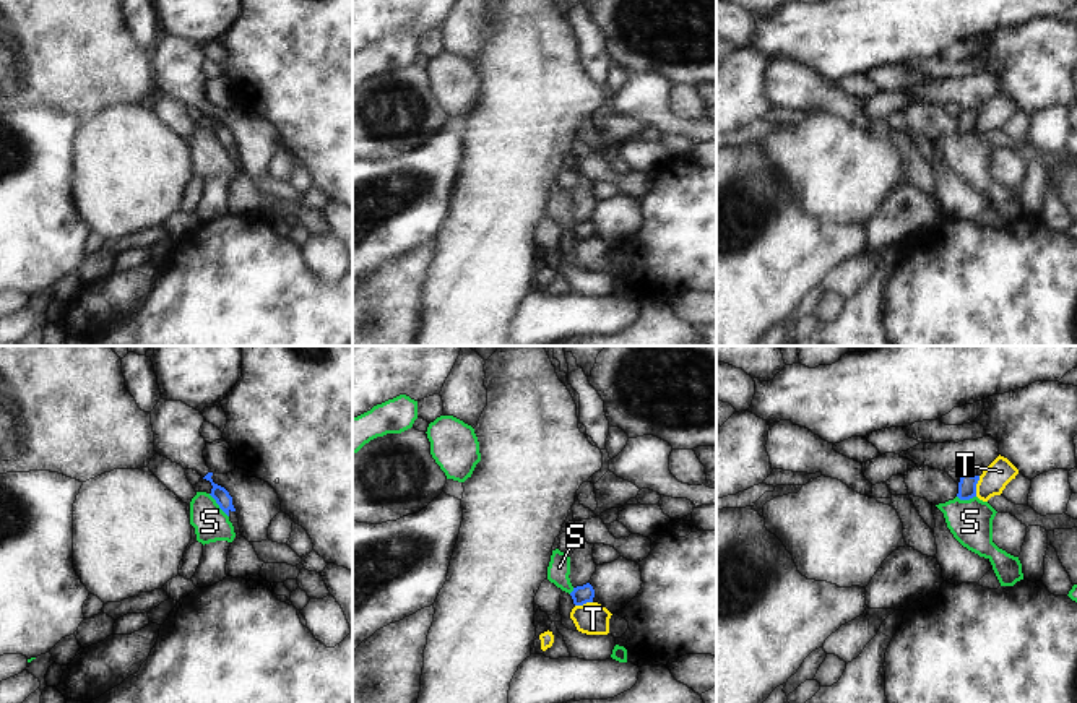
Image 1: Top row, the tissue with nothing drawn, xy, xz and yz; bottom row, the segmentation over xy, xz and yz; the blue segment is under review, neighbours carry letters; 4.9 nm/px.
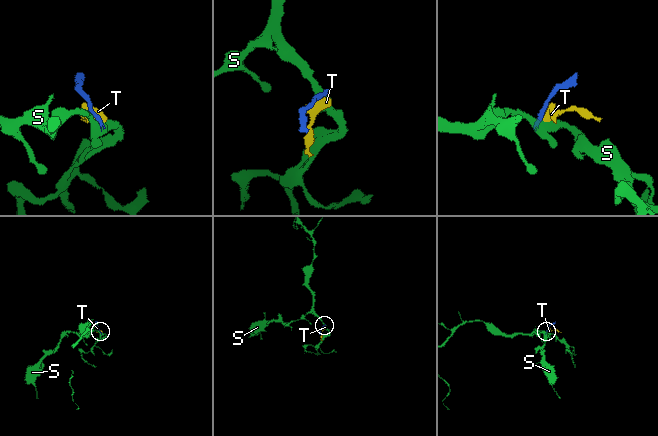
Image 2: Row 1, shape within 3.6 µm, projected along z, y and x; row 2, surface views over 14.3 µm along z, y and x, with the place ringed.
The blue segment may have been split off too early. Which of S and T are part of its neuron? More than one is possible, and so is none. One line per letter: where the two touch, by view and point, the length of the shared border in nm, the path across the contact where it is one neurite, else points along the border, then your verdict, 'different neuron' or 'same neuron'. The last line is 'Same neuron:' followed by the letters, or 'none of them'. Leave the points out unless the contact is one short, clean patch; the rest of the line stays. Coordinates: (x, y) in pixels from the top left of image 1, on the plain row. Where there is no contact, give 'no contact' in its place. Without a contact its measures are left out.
S: xy (218, 140) | 160 nm | along xy (208, 130), (228, 153) | different neuron
T: yz (975, 122) | 110 nm | along yz (980, 112), (975, 132) | different neuron
Same neuron: none of them

